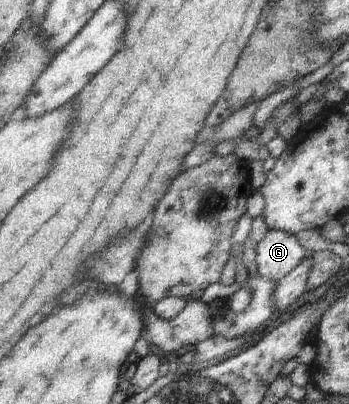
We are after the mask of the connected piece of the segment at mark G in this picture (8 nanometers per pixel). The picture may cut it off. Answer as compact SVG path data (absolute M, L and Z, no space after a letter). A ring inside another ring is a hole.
M269 229L256 245L259 274L280 281L309 254L294 233L282 229Z

